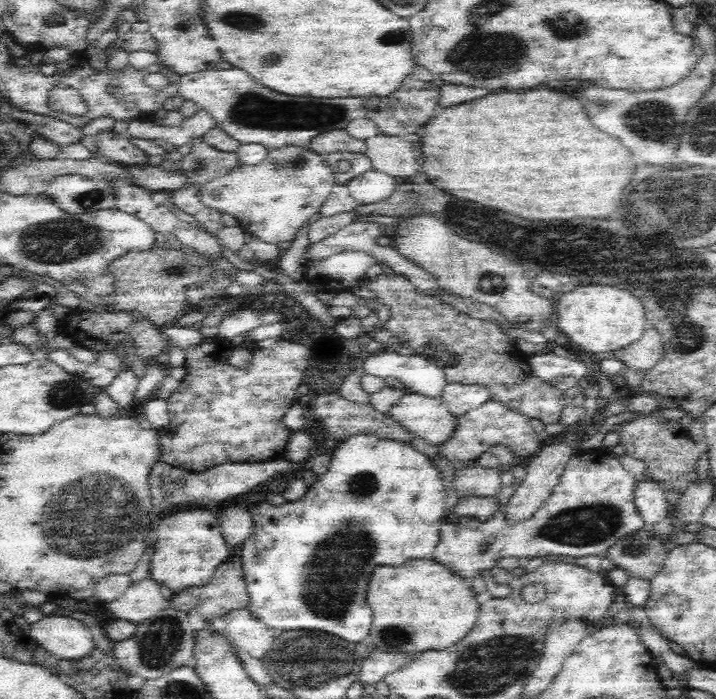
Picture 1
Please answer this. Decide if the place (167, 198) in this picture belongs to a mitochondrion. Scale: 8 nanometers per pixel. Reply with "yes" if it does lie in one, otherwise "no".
no

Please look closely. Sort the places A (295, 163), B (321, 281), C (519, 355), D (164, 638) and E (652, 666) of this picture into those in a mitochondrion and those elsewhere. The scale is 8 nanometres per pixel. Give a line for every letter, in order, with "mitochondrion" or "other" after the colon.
A: mitochondrion
B: other
C: other
D: mitochondrion
E: other

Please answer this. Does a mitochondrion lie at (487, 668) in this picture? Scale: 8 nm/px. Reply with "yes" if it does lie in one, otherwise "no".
yes

